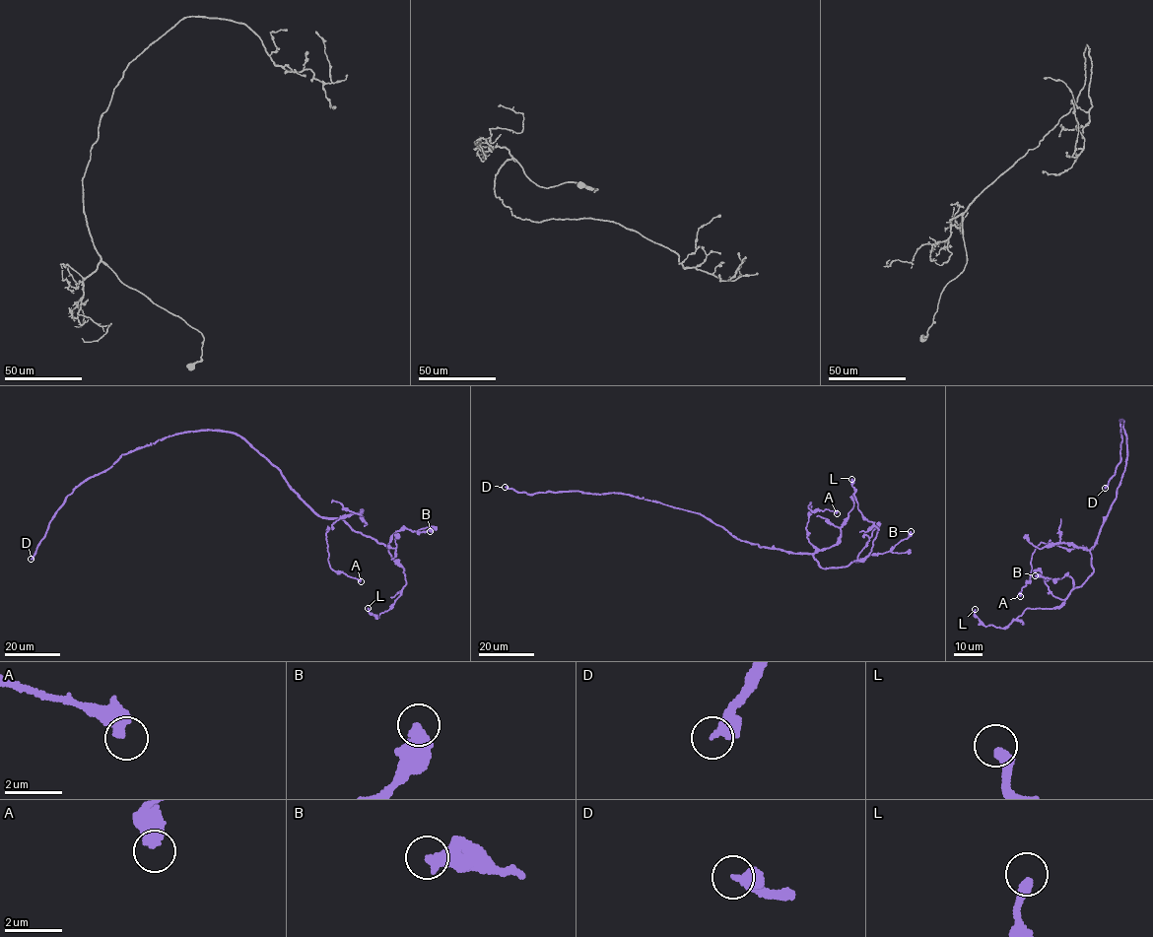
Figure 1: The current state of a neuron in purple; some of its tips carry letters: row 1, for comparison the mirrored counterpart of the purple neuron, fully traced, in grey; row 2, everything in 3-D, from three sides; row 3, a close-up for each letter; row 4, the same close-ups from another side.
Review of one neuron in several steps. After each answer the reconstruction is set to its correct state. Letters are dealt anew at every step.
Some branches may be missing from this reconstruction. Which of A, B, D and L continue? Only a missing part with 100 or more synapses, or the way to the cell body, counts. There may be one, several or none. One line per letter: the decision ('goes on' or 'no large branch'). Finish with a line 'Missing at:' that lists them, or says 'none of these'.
A: no large branch
B: no large branch
D: goes on
L: no large branch
Missing at: D

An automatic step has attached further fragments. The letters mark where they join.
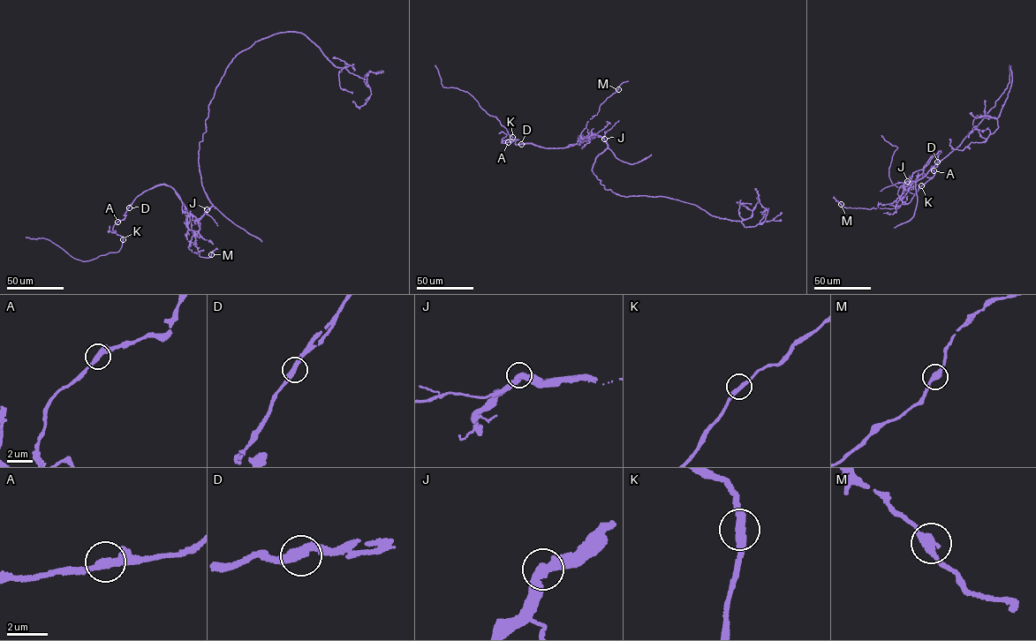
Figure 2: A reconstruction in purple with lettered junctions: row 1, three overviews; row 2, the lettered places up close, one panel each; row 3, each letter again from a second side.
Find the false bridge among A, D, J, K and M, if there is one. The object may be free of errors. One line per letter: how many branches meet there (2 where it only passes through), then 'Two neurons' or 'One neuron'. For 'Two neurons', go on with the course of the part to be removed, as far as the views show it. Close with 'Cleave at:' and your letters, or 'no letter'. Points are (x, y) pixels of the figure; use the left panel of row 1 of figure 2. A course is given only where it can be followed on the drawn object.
A: Branches: 2. One neuron
D: Branches: 2. Two neurons. Course of the part to remove: (129, 207), (144, 192), (170, 186), (194, 231), (188, 249), (207, 258), (217, 249)
J: Branches: 2. One neuron
K: Branches: 2. One neuron
M: Branches: 2. One neuron
Cleave at: D

